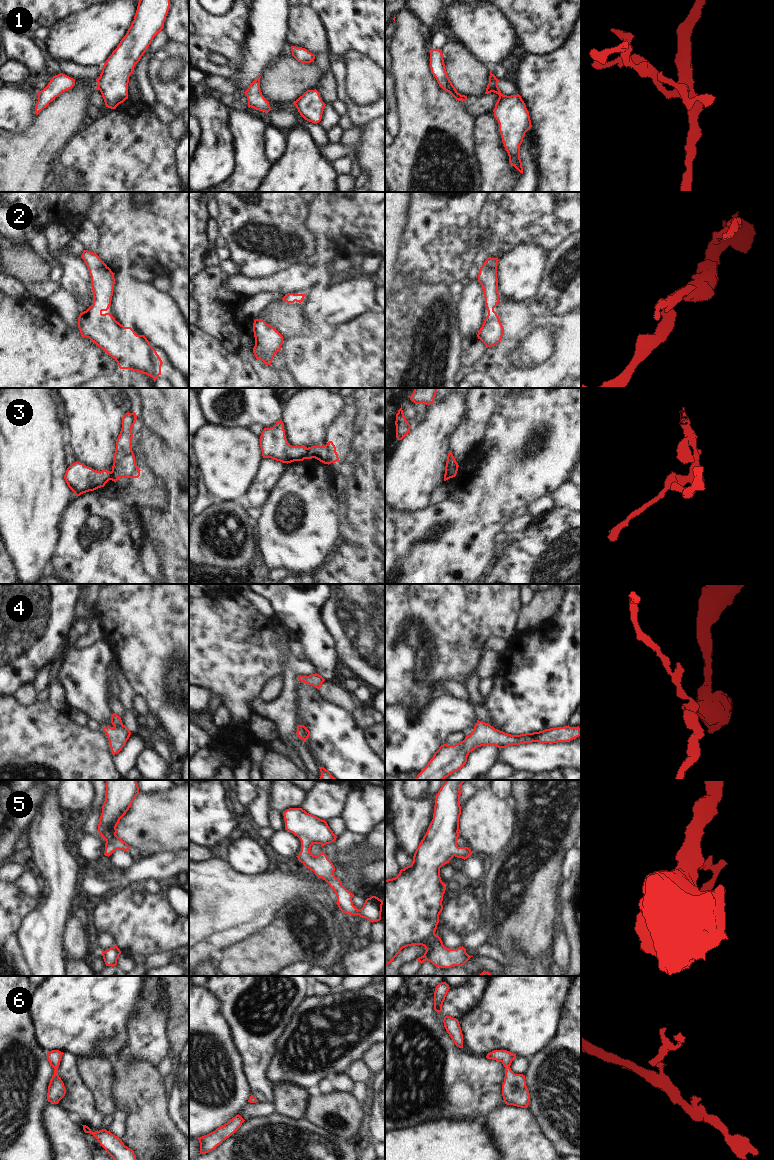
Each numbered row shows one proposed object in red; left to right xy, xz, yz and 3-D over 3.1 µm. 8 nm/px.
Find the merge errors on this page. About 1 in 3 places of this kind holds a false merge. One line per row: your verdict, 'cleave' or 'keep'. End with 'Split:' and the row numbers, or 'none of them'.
1: cleave
2: keep
3: cleave
4: keep
5: keep
6: keep
Split: 1, 3

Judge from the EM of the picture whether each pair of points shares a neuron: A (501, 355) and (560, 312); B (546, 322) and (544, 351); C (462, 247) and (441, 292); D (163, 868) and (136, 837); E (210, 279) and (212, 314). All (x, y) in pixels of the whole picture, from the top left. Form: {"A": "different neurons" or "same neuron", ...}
{"A": "different neurons", "B": "different neurons", "C": "different neurons", "D": "different neurons", "E": "same neuron"}

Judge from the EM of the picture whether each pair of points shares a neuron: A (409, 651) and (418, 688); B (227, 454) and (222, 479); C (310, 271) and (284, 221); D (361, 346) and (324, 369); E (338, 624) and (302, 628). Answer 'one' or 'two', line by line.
A: one
B: one
C: two
D: one
E: two

